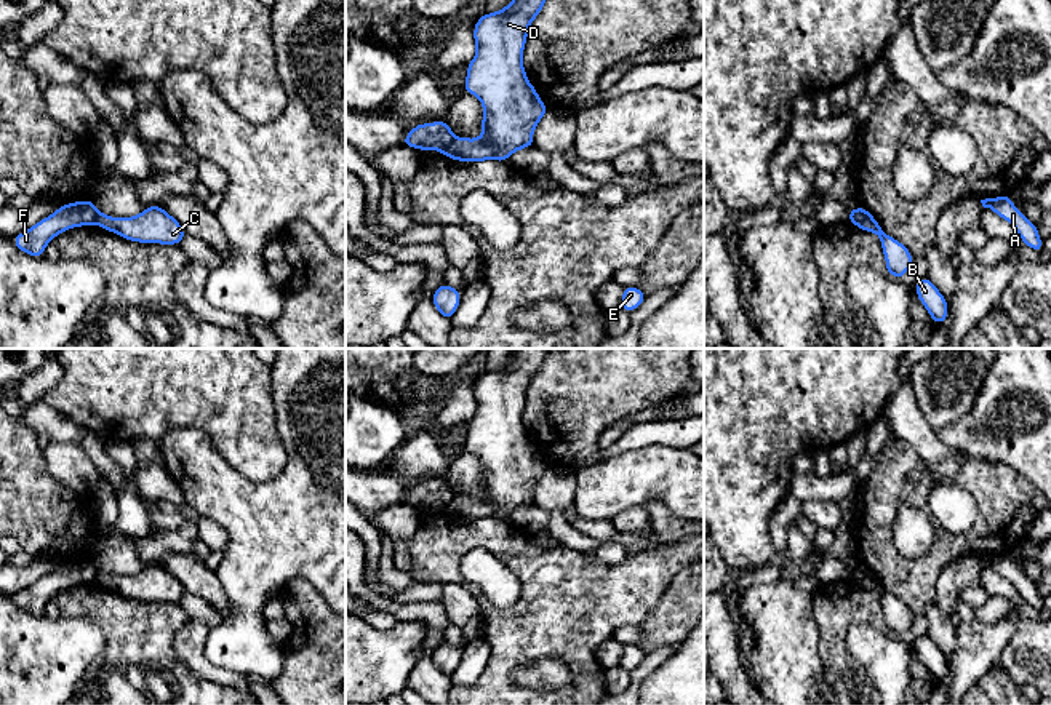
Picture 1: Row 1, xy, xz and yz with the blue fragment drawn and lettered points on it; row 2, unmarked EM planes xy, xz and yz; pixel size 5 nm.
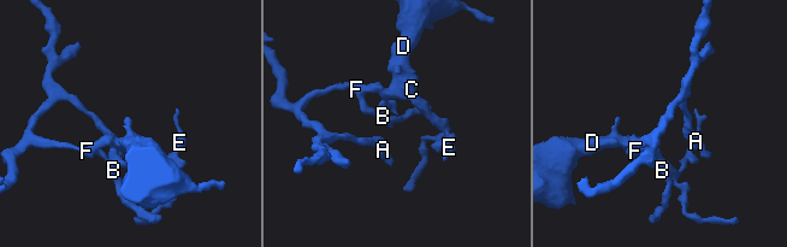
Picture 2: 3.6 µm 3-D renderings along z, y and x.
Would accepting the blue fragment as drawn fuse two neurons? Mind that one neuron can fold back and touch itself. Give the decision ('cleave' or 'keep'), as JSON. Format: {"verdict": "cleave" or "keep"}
{"verdict": "cleave"}

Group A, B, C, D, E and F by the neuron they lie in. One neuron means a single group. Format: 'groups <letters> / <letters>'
groups A B F / C D E

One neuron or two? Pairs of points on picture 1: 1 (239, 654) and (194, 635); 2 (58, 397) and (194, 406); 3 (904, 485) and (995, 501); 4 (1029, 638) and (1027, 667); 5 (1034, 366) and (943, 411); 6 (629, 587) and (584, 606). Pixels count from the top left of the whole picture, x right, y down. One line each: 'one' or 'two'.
1: two
2: one
3: one
4: one
5: two
6: one

